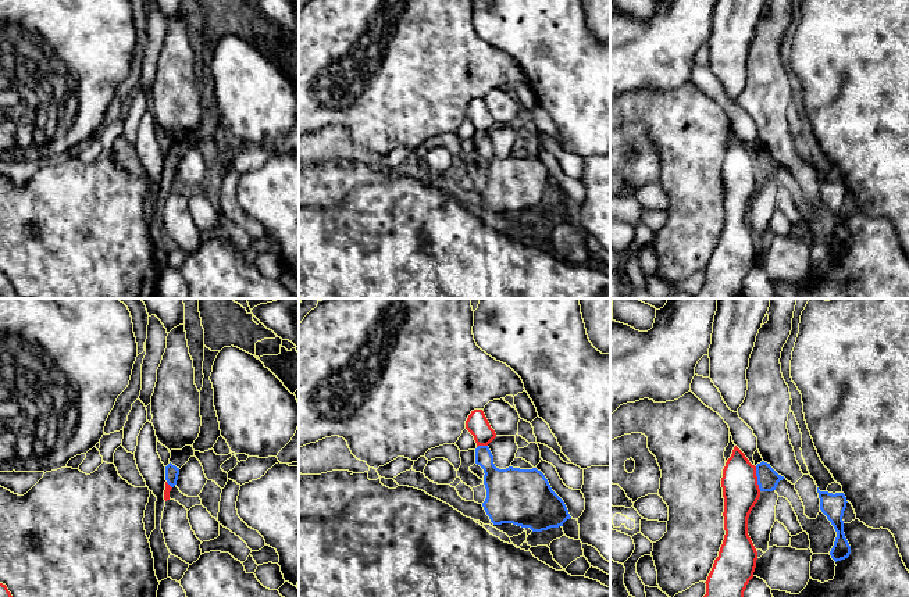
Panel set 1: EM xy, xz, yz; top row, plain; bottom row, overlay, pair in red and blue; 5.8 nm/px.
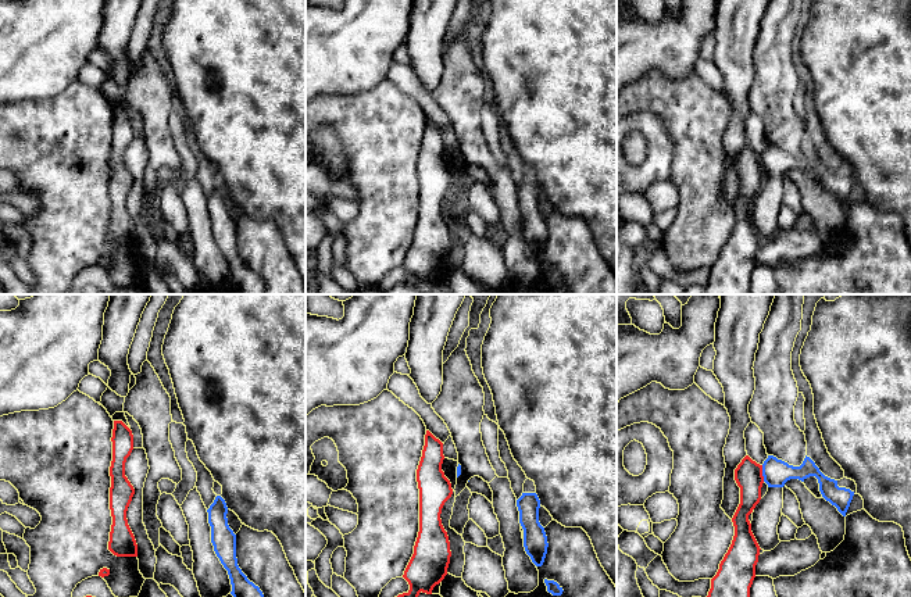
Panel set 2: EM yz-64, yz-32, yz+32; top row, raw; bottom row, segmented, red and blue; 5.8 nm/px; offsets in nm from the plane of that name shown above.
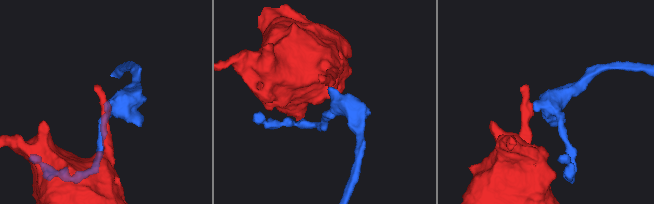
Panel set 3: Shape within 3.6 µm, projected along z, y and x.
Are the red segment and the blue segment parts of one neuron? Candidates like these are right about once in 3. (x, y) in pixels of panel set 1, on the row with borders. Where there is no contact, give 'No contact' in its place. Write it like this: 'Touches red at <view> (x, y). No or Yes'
Touches red at yz (756, 479). No

